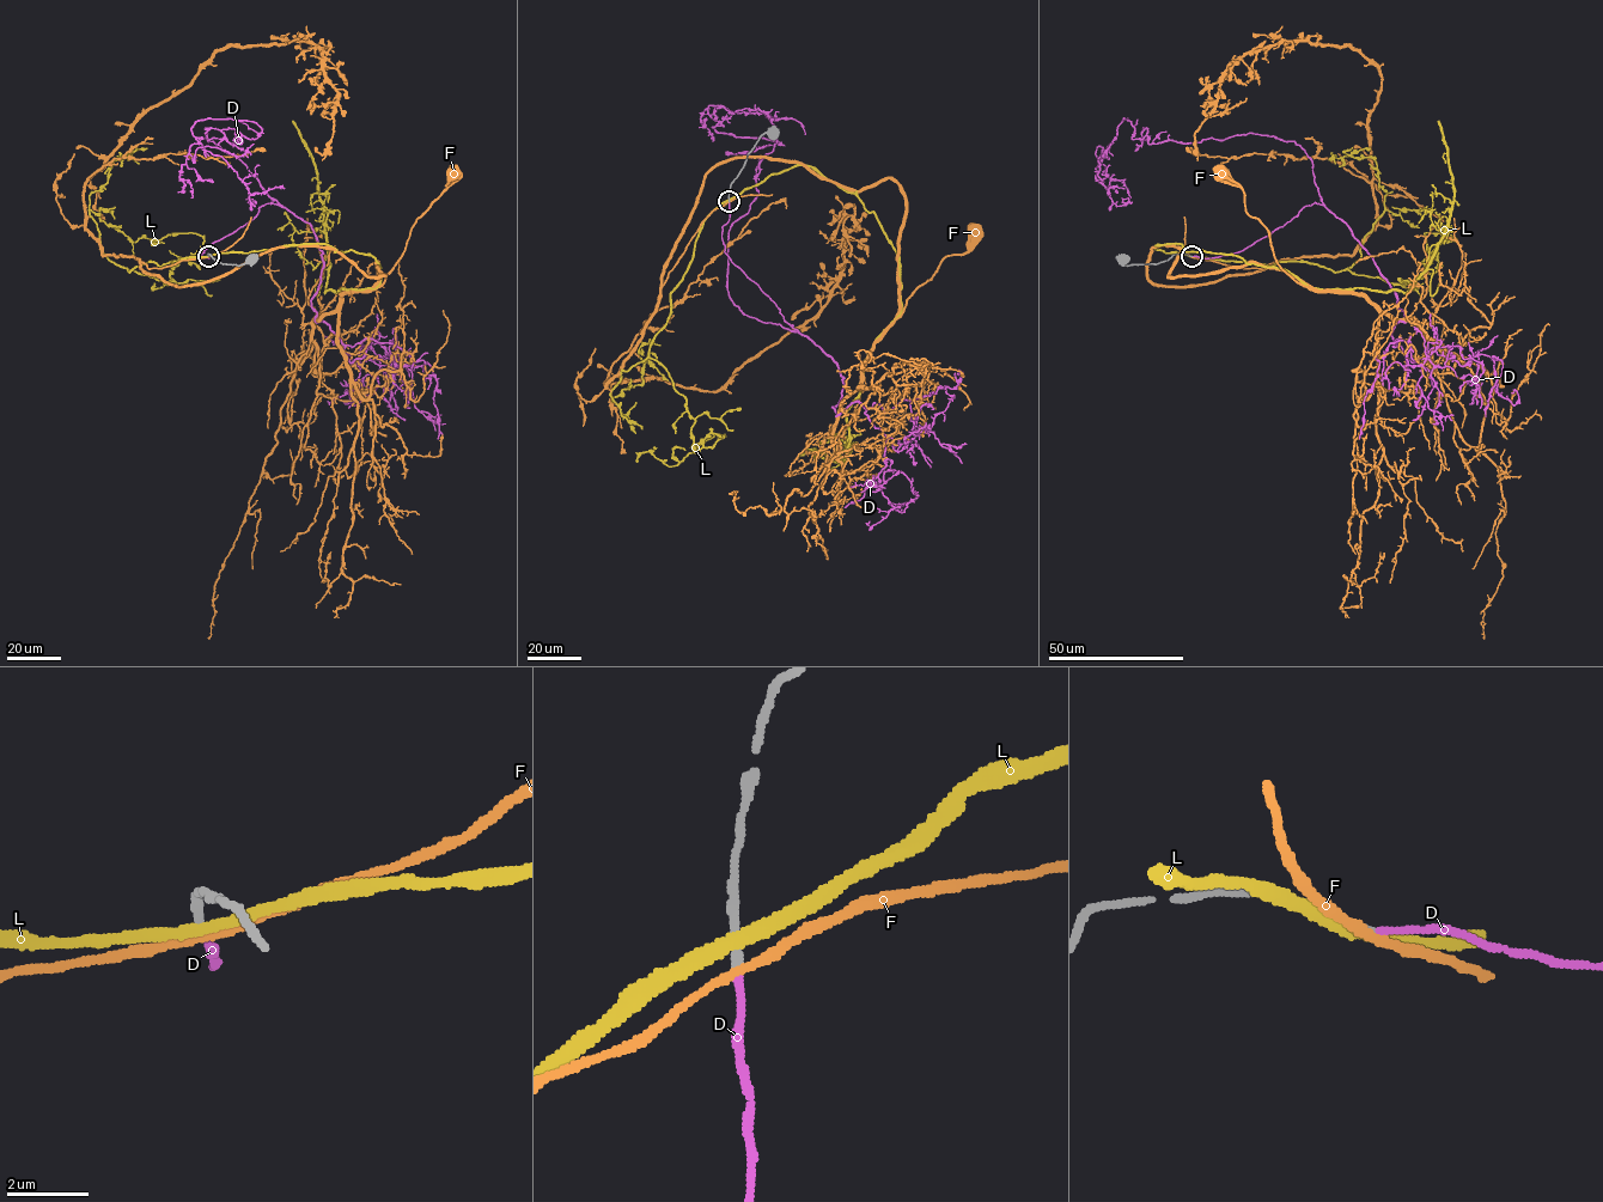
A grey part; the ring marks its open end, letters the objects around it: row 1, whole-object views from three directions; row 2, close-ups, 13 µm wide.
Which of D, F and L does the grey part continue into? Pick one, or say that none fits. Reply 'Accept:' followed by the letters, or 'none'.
Accept: D

